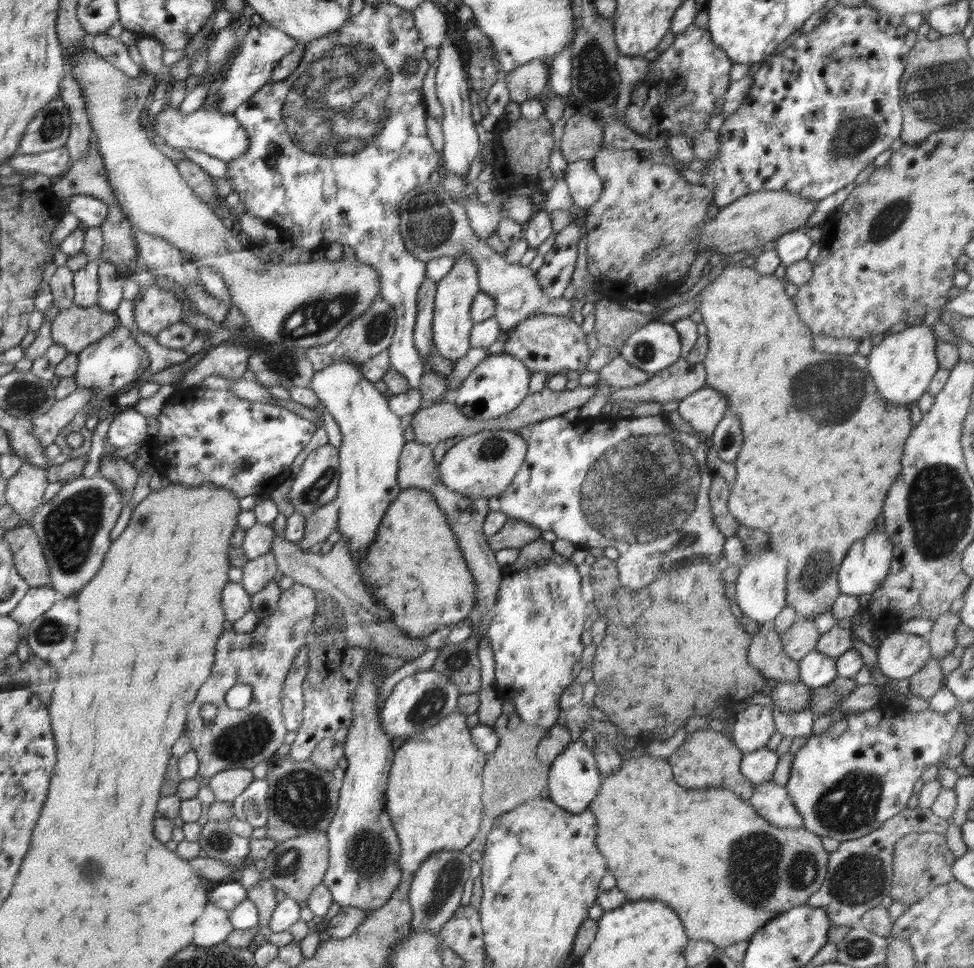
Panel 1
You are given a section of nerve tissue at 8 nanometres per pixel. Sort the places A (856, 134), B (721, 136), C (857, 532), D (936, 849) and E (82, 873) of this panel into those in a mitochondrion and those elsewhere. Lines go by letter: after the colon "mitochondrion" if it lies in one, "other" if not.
A: mitochondrion
B: other
C: other
D: other
E: mitochondrion

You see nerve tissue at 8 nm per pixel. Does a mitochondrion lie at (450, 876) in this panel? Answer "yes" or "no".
yes

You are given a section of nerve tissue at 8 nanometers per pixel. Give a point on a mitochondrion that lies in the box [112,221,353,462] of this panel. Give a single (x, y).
(279, 363)

